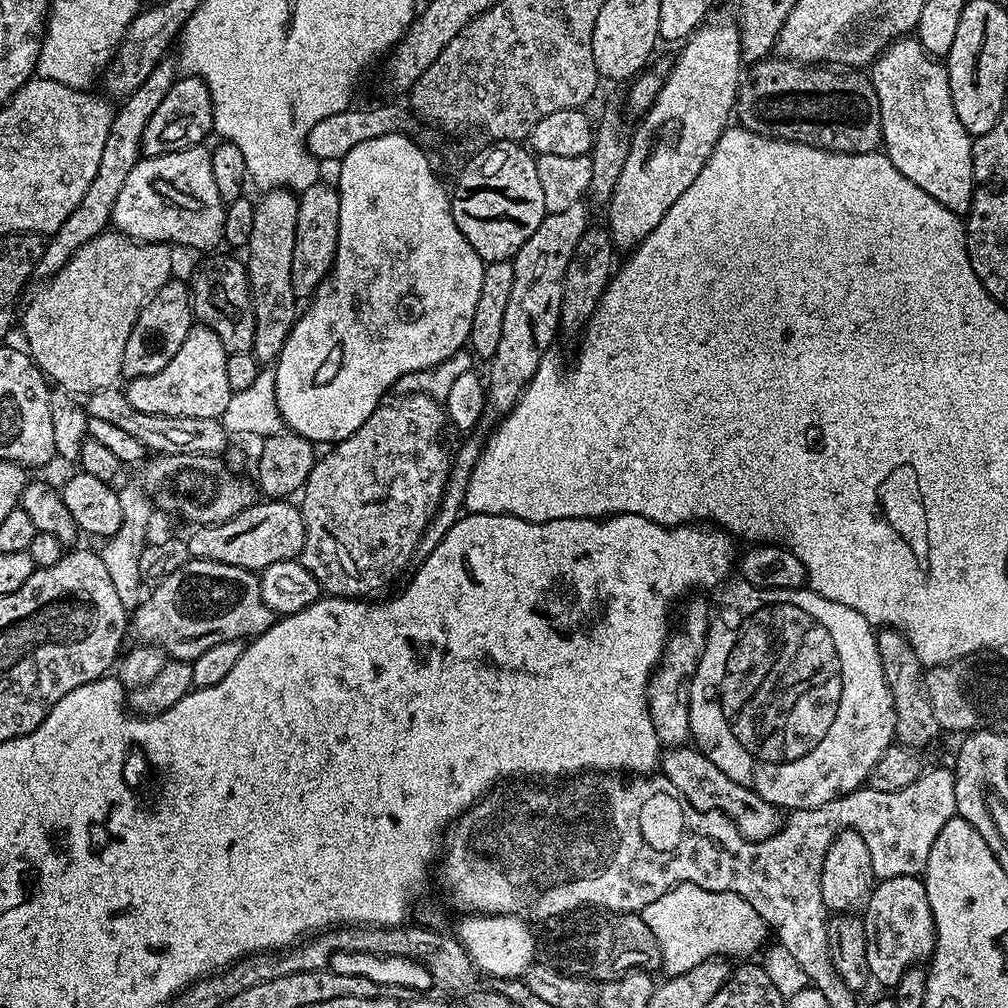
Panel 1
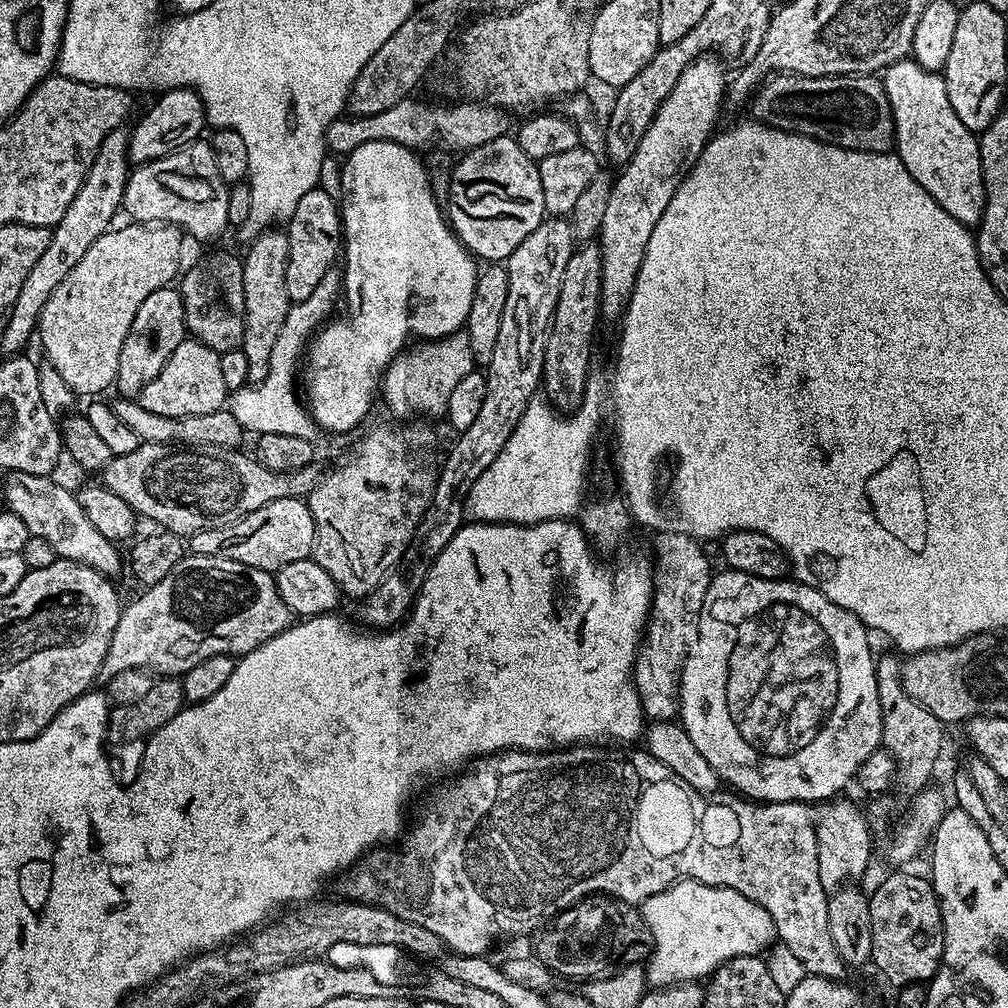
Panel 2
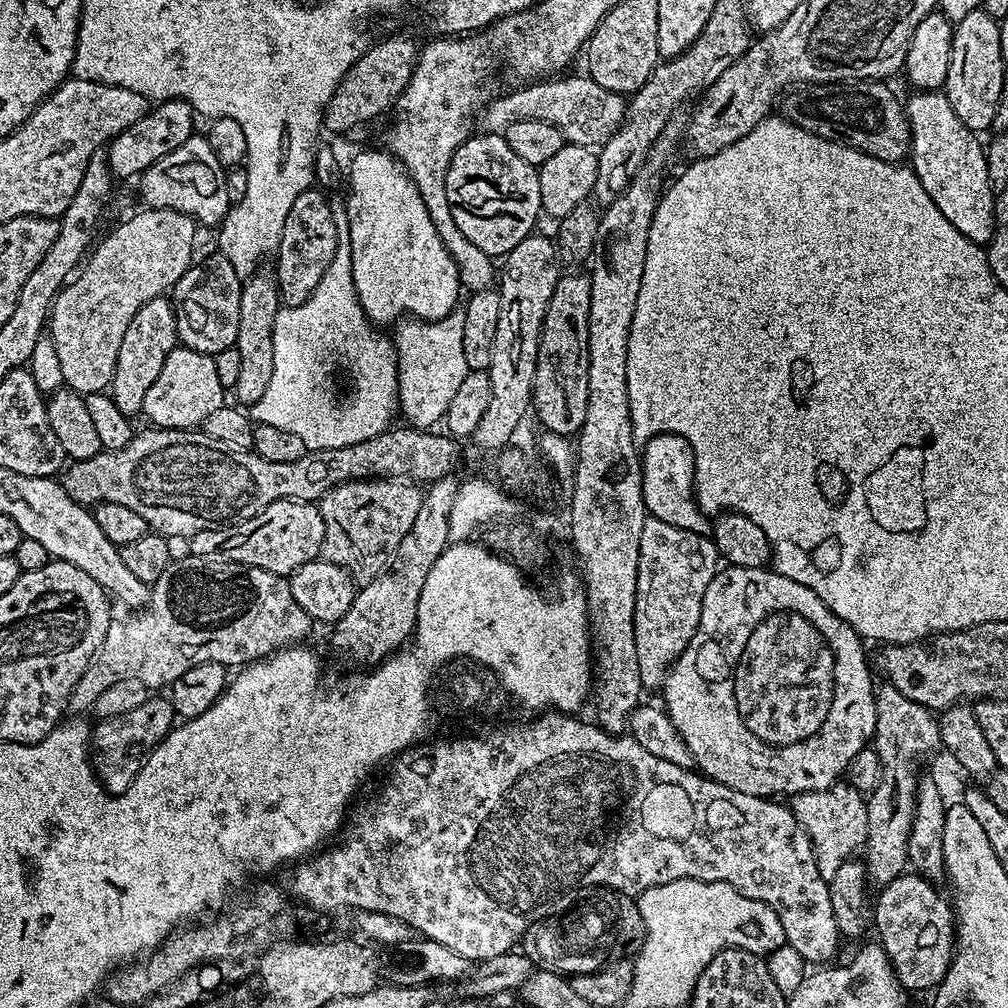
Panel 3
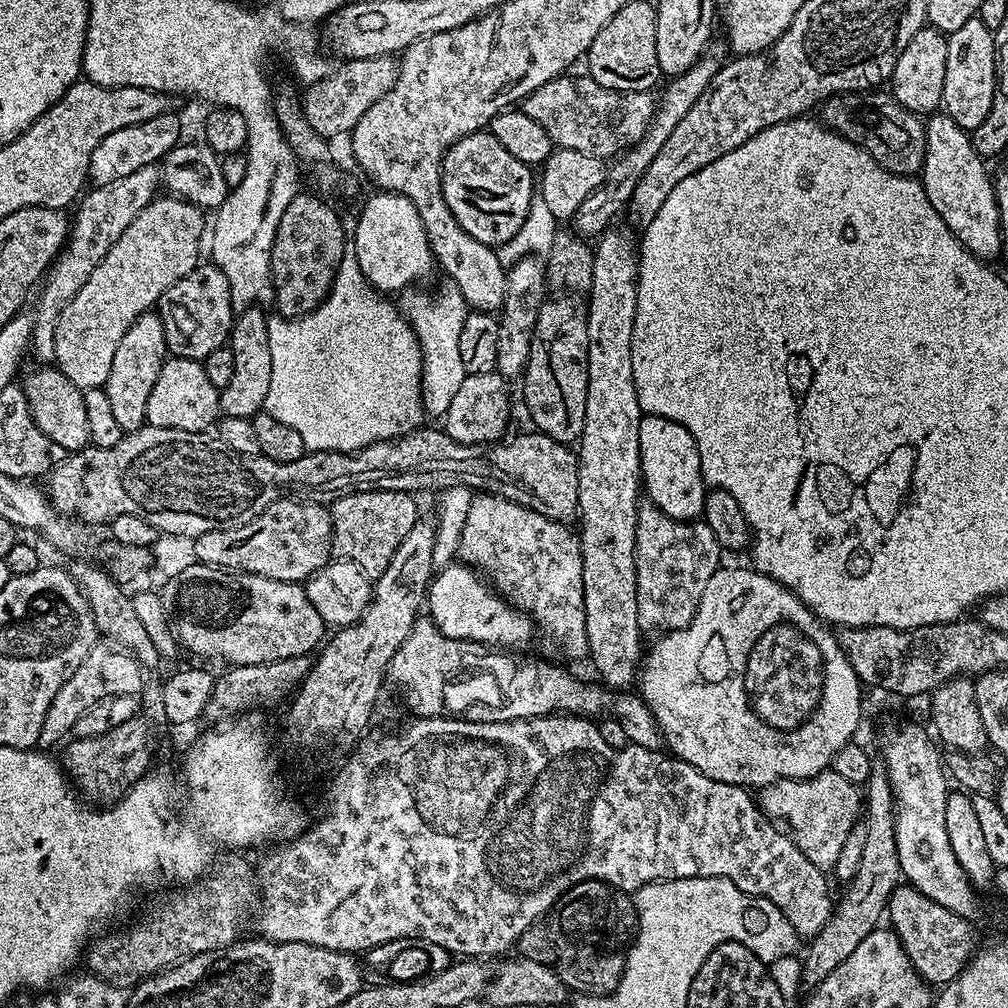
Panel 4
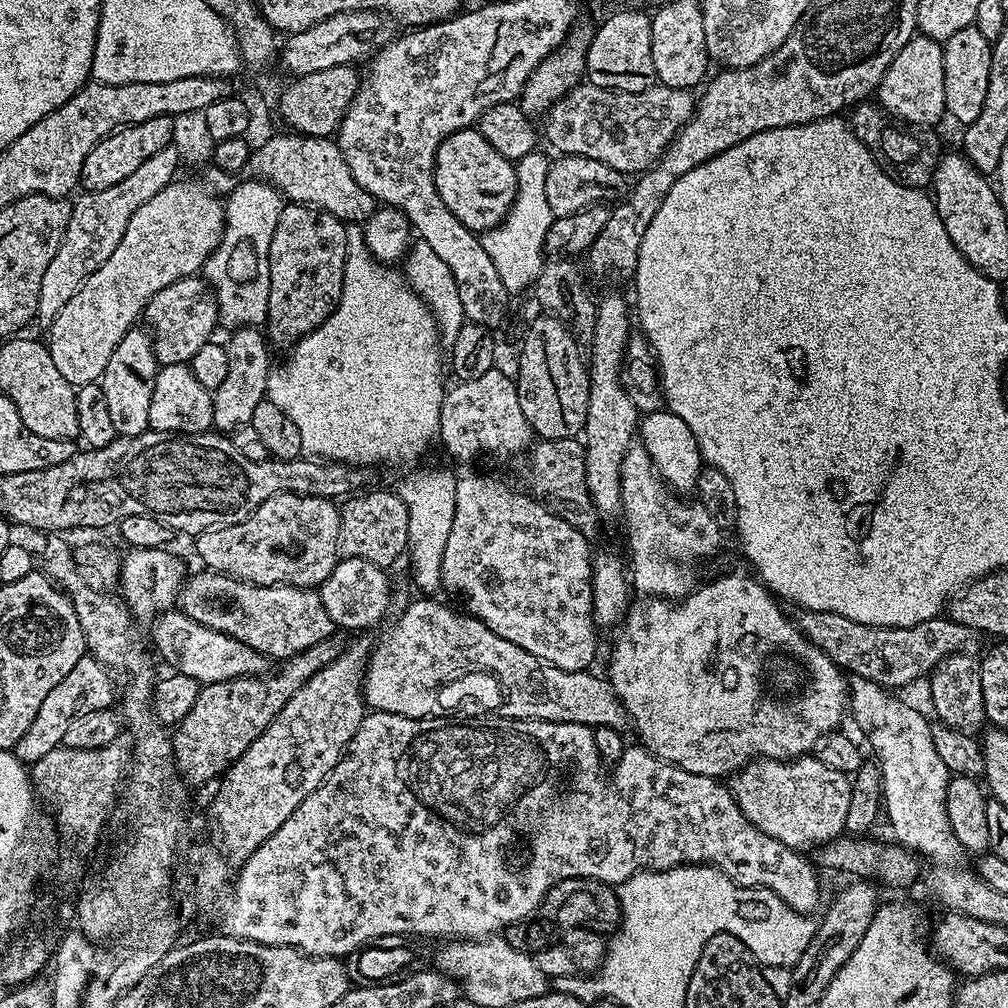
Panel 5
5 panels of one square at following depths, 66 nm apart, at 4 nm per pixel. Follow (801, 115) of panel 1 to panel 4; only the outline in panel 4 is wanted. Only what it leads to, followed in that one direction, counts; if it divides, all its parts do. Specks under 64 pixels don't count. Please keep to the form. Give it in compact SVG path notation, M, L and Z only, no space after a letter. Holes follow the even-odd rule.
M891 91L843 92L840 96L832 96L824 101L822 111L824 127L865 148L870 158L874 158L874 162L878 162L878 166L888 172L915 177L923 169L926 150L925 121L917 113L903 108L893 98Z

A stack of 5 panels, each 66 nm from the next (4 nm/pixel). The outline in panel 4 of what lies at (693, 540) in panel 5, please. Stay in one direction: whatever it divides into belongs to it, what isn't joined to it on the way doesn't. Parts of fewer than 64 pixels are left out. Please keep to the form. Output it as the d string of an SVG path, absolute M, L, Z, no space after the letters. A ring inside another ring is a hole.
M651 502L641 503L636 510L636 597L641 633L663 634L686 627L698 610L698 602L702 602L702 594L706 594L706 582L722 566L720 556L718 538L703 519L675 520Z

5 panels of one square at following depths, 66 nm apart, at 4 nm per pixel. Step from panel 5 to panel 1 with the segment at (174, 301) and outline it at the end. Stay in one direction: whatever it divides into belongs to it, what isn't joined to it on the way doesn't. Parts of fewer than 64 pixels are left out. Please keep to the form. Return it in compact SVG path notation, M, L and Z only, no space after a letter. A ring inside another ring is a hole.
M212 256L190 279L192 290L192 315L199 323L204 324L218 338L222 338L222 346L230 352L251 352L254 342L254 302L248 281L248 266L243 259L235 260L232 256Z

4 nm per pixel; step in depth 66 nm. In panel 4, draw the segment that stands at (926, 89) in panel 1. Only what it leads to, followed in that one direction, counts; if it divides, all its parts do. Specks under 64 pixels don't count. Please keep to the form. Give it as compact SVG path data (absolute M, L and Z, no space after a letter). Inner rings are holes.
M932 114L927 117L926 150L922 183L930 206L938 210L942 222L971 252L985 262L992 262L999 257L1002 246L1002 229L996 191L992 185L993 177L988 176L989 166L986 160L974 150L972 137L946 114Z

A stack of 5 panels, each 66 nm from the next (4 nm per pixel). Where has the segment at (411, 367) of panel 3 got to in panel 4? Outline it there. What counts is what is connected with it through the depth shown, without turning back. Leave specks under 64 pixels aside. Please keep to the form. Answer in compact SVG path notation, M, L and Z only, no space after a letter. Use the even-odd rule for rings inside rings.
M445 281L434 295L417 290L417 287L409 286L397 293L396 305L403 319L415 330L420 344L420 355L423 358L421 404L429 417L440 418L448 411L451 399L458 394L467 376L458 341L470 309L458 286L452 281Z

